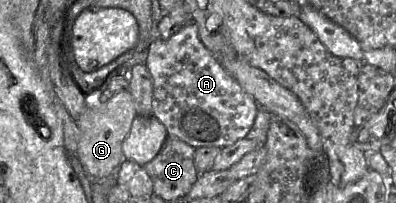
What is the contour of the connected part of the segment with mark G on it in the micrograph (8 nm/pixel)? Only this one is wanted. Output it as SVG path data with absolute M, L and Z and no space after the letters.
M126 90L113 95L104 102L88 104L76 120L80 131L77 154L86 173L92 179L105 180L125 159L122 145L137 115L135 103L129 90Z

